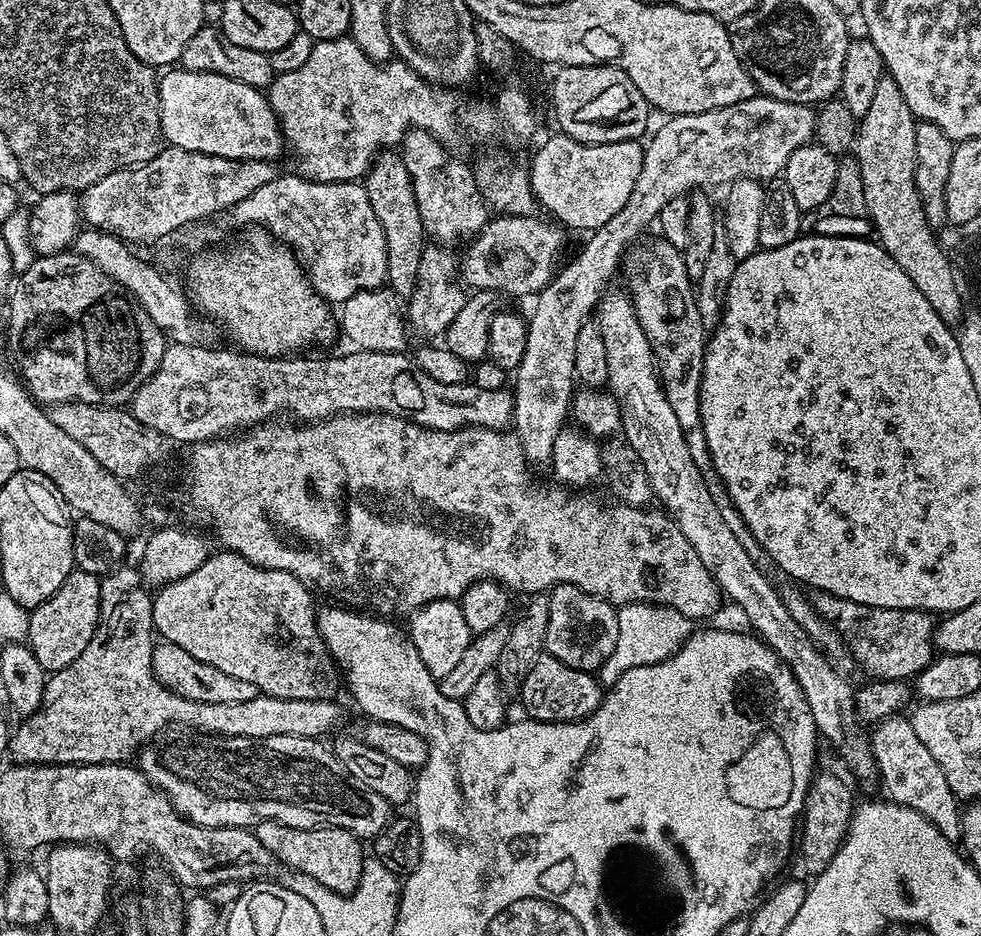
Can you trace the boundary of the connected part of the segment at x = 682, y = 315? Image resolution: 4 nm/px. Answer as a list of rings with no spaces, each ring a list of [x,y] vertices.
[[[663,238],[655,239],[641,239],[632,244],[622,257],[622,276],[624,272],[625,278],[628,279],[626,288],[632,297],[636,317],[642,330],[646,330],[646,338],[652,347],[652,357],[656,359],[660,382],[664,386],[666,402],[670,402],[674,415],[678,417],[678,426],[682,426],[686,447],[690,449],[690,458],[694,458],[694,466],[698,466],[706,482],[706,490],[710,490],[710,498],[714,498],[714,506],[718,506],[718,514],[722,514],[726,527],[734,530],[734,538],[738,538],[742,550],[750,554],[757,568],[771,569],[773,562],[770,554],[766,554],[758,538],[754,538],[754,534],[750,532],[750,526],[746,526],[742,514],[738,514],[726,486],[714,470],[714,462],[706,446],[706,430],[702,430],[700,409],[706,325],[696,305],[697,289],[686,274],[683,251]]]

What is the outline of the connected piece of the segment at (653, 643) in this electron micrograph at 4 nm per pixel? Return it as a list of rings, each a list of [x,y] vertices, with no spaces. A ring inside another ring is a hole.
[[[622,604],[616,608],[616,617],[618,642],[614,642],[614,654],[610,654],[598,673],[599,679],[604,682],[622,678],[622,674],[631,668],[662,662],[674,655],[694,631],[693,621],[687,620],[678,610],[667,608],[665,604]]]

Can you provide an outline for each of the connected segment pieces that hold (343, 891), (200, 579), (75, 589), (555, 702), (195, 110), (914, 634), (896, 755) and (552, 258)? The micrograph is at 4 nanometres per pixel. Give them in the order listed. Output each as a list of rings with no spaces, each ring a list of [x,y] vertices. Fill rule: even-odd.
[[[267,820],[257,824],[254,831],[258,842],[262,842],[262,846],[266,846],[266,850],[270,850],[282,863],[308,874],[326,889],[345,896],[358,886],[366,850],[360,837],[350,830],[327,826],[295,828],[277,820]]]
[[[216,550],[213,551],[206,562],[202,562],[202,566],[198,566],[198,570],[194,570],[194,574],[186,574],[186,578],[171,580],[170,583],[163,585],[155,593],[152,602],[152,626],[161,641],[174,646],[182,646],[182,650],[187,650],[188,653],[194,654],[194,658],[198,658],[198,662],[206,662],[210,666],[218,666],[218,670],[222,670],[225,674],[231,674],[233,678],[246,678],[246,682],[254,682],[254,686],[258,686],[260,693],[265,696],[302,698],[303,700],[331,700],[337,695],[335,693],[336,687],[339,684],[341,687],[342,680],[338,675],[336,661],[332,659],[332,655],[328,653],[328,647],[324,644],[324,639],[320,637],[320,631],[316,625],[318,604],[312,601],[312,596],[313,593],[310,589],[297,576],[290,574],[287,570],[263,568],[246,558],[242,558],[237,552]]]
[[[74,570],[66,582],[58,586],[54,595],[31,609],[26,644],[46,673],[51,674],[70,666],[70,662],[74,662],[74,658],[86,650],[90,638],[94,638],[100,617],[100,582],[99,575]]]
[[[541,654],[530,666],[526,678],[520,682],[518,697],[524,703],[529,717],[534,720],[566,722],[567,720],[584,720],[589,716],[602,699],[602,684],[591,672],[574,670],[558,658]],[[601,687],[601,688],[600,688]]]
[[[165,71],[160,82],[160,121],[164,139],[173,148],[210,154],[231,160],[275,161],[282,149],[282,129],[276,112],[268,105],[268,97],[263,91],[246,82],[226,78],[222,74],[209,72]]]
[[[816,592],[814,603],[818,614],[834,626],[844,638],[848,655],[857,665],[879,680],[907,681],[915,677],[934,658],[934,637],[937,621],[933,613],[917,608],[866,606],[850,598],[838,598],[829,592]]]
[[[897,714],[884,718],[871,729],[872,753],[876,759],[876,771],[879,783],[884,783],[887,799],[901,804],[907,808],[918,810],[922,818],[926,818],[945,838],[956,842],[960,840],[960,814],[962,811],[961,801],[950,790],[950,782],[946,782],[946,774],[942,774],[942,766],[934,762],[934,754],[922,746],[918,734],[914,734],[914,726],[907,715]]]
[[[536,214],[493,215],[482,231],[476,233],[471,243],[465,247],[469,248],[465,250],[464,256],[462,252],[458,264],[459,279],[472,290],[535,297],[558,271],[560,251],[564,248],[563,234],[565,235],[551,219],[539,220],[538,217]]]

